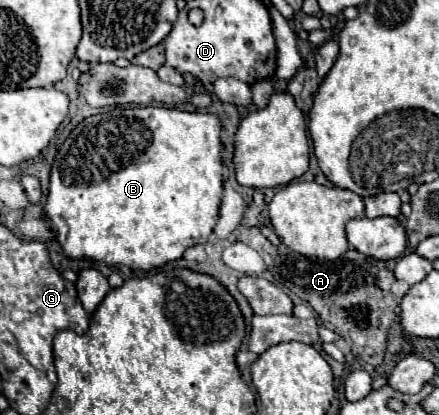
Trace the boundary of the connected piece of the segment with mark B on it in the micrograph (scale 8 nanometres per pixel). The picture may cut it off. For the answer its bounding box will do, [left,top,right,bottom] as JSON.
[45,106,223,270]

